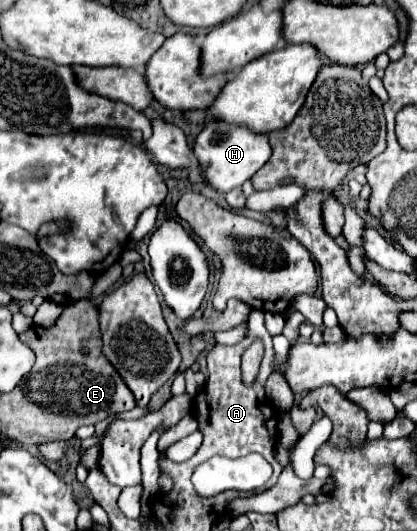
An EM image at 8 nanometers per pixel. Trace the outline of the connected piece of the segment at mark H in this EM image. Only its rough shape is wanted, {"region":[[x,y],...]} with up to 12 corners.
{"region":[[207,120],[195,158],[223,194],[269,160],[267,136]]}

